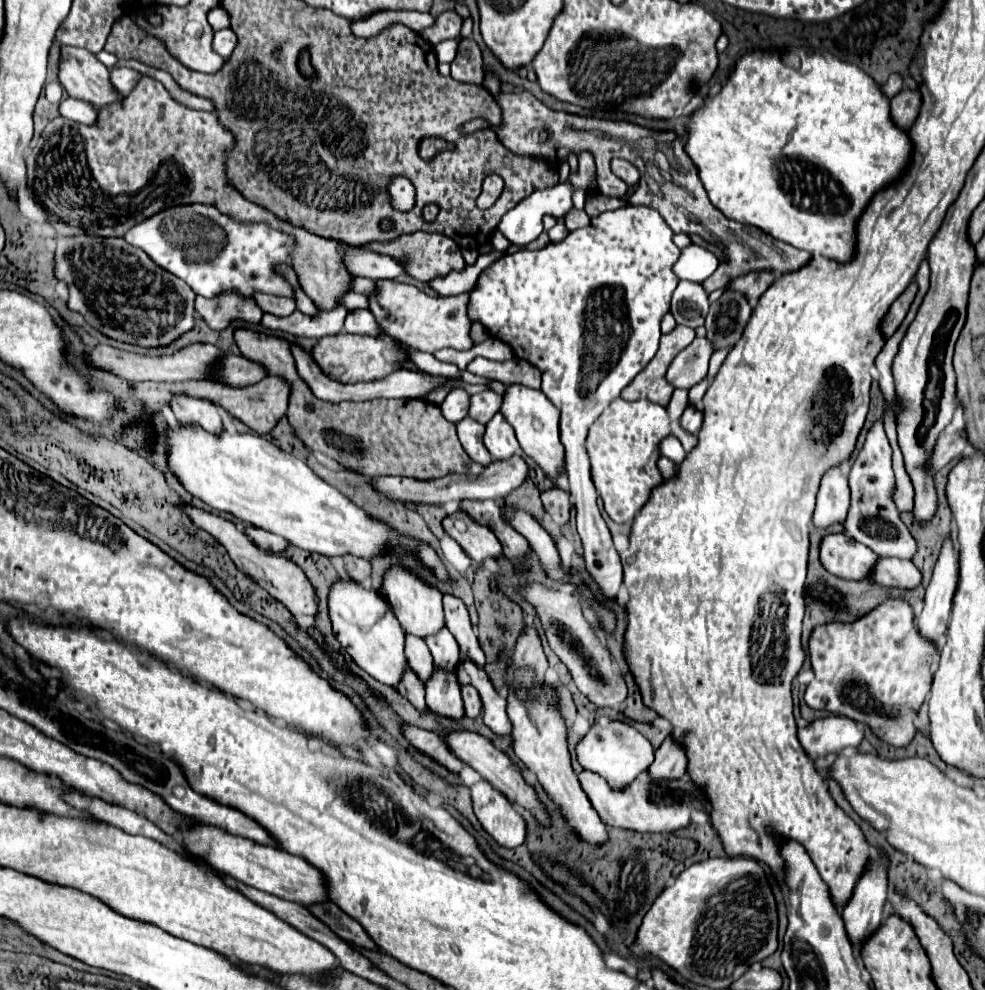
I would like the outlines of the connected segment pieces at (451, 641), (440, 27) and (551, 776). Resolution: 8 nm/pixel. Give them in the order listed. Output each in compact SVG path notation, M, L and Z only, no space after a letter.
M443 628L439 634L429 636L427 646L435 660L435 666L457 676L457 668L461 664L461 654L459 654L459 646L457 646L455 638L451 636L451 632L447 628Z
M455 10L443 12L435 18L435 24L431 28L423 28L423 32L419 32L429 44L439 44L443 40L449 38L459 38L459 30L461 30L461 18L455 14Z
M551 690L539 694L531 702L521 702L513 692L507 696L507 714L513 722L513 750L517 758L535 772L541 788L549 796L549 800L559 808L561 816L565 818L569 830L573 830L579 840L591 844L591 846L605 846L609 840L605 824L599 820L597 812L593 810L591 802L579 788L579 780L571 768L571 754L567 750L565 740L565 724L555 708L555 696Z

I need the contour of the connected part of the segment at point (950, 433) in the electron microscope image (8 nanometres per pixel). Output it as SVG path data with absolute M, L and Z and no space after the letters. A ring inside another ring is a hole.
M958 407L951 422L945 428L945 432L937 440L935 452L929 460L931 470L935 470L935 472L941 470L949 460L953 460L955 456L961 456L963 452L967 452L967 446L969 446L969 440L967 440L964 412L961 407Z

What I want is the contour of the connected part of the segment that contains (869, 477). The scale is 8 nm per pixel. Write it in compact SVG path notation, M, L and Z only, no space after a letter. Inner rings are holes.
M877 420L871 430L867 432L865 444L859 450L851 474L849 474L849 488L851 488L851 506L847 518L843 520L843 532L855 542L865 544L877 556L895 556L895 558L911 558L917 550L917 544L905 524L899 518L899 512L891 500L895 488L895 476L892 469L892 449L883 430L883 420Z

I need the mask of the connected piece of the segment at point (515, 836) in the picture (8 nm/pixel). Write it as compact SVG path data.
M489 782L473 784L471 796L477 820L499 846L517 848L525 842L525 818Z

